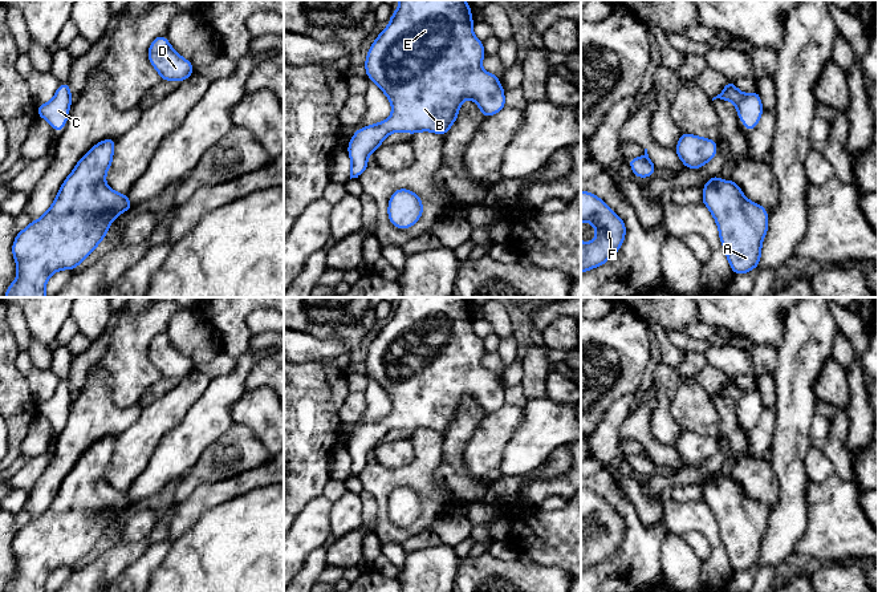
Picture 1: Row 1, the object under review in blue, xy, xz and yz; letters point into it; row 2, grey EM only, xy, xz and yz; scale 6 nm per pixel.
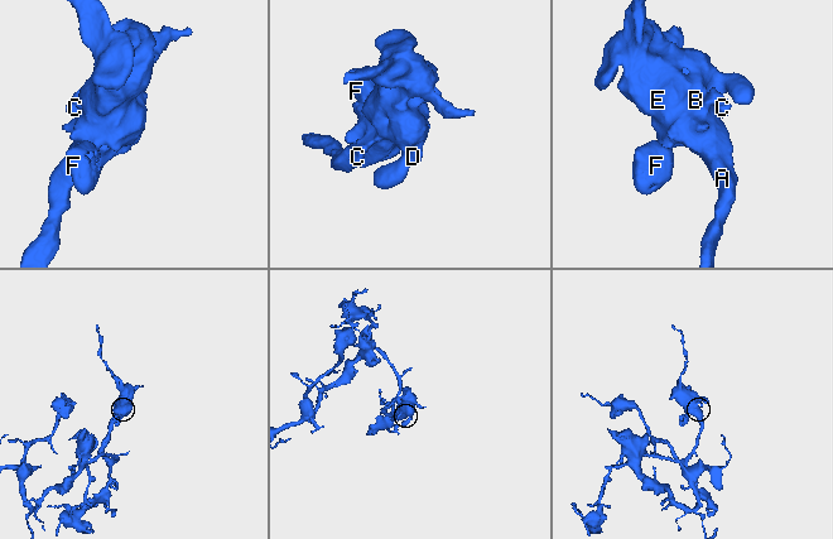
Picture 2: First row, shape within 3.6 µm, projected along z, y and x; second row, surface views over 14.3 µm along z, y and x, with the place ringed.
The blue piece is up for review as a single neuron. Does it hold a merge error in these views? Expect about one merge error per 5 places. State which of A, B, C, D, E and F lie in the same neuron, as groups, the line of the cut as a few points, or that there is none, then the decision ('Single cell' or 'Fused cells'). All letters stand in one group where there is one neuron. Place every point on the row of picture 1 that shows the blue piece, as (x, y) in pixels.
Groups: A B C D E F. No split. Single cell

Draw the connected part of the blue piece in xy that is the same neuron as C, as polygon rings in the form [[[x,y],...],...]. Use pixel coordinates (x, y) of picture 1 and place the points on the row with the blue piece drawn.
[[[61,82],[53,98],[48,104],[37,106],[37,115],[46,119],[53,130],[61,131],[66,125],[70,106],[70,86]]]

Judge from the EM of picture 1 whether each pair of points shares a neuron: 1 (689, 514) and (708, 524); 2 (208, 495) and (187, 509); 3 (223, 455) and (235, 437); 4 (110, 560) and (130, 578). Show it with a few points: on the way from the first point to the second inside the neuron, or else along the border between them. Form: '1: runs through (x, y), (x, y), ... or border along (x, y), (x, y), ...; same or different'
1: runs through (694, 515), (703, 522); same
2: runs through (203, 498), (192, 507); same
3: runs through (227, 451), (235, 441); same
4: border along (146, 550), (116, 578); different

